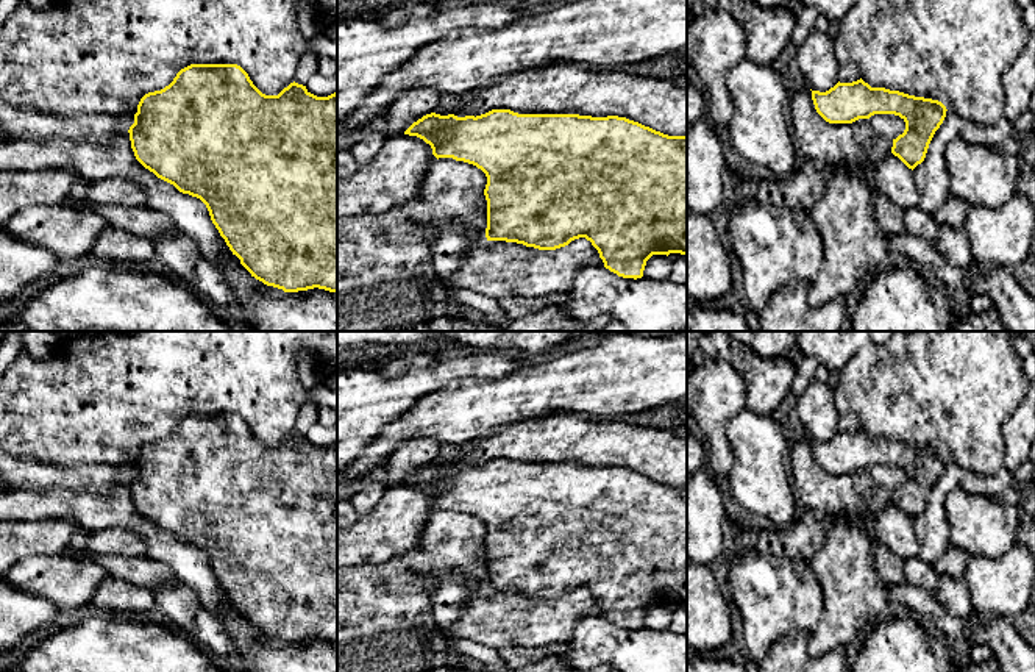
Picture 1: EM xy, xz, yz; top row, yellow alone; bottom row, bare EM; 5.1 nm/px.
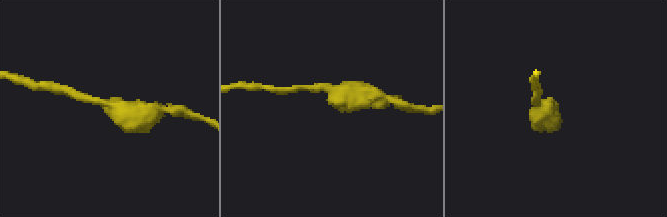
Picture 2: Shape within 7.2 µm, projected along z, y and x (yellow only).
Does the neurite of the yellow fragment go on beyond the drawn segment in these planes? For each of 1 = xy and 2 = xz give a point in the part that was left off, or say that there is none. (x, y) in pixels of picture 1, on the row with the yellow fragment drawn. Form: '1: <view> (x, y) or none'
1: none
2: none

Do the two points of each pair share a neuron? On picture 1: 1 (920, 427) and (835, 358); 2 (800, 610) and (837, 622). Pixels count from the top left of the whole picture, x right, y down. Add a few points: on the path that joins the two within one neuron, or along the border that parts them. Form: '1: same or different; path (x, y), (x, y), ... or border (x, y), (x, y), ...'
1: different; border (868, 347), (857, 352), (840, 369)
2: different; border (820, 582), (823, 614), (809, 632)

